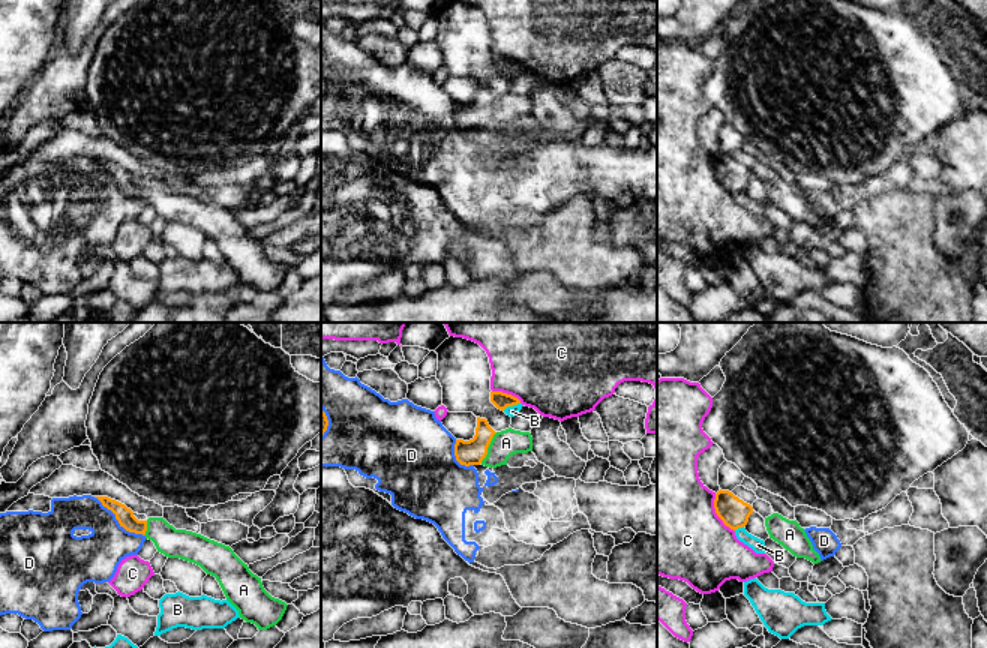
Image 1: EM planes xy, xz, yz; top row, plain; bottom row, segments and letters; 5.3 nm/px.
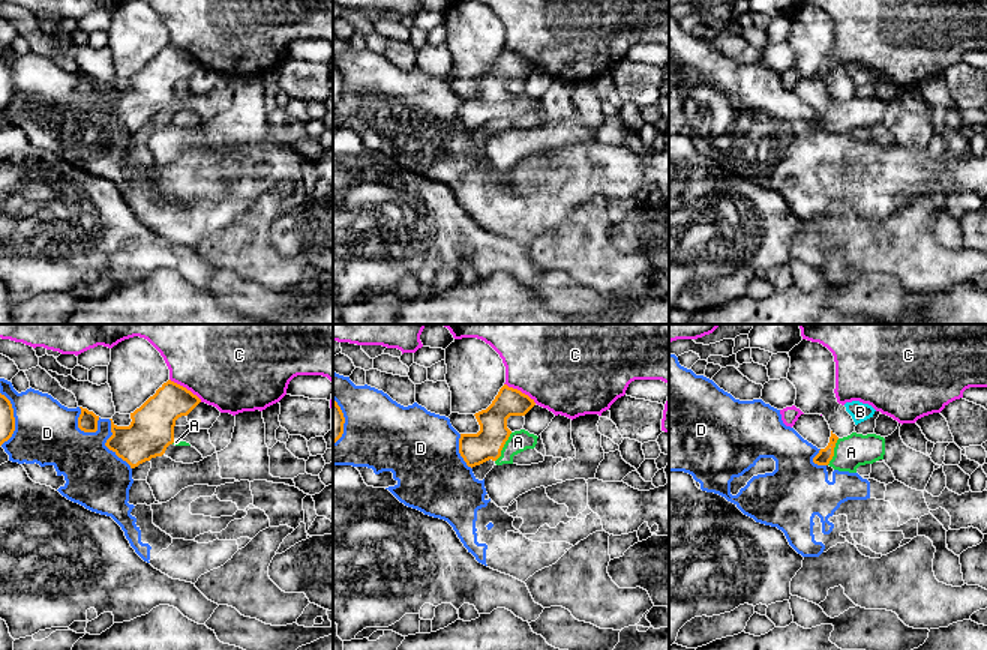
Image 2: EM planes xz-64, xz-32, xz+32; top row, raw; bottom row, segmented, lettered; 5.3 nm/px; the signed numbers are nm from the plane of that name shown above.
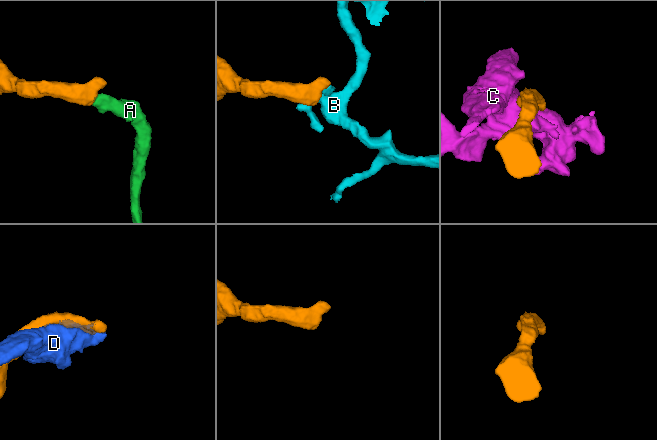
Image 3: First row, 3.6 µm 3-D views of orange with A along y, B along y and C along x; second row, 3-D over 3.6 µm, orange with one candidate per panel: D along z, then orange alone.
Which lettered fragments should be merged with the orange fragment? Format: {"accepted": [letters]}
{"accepted": ["A"]}

